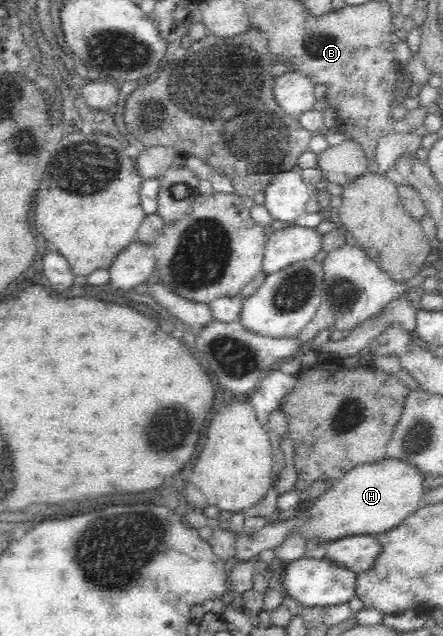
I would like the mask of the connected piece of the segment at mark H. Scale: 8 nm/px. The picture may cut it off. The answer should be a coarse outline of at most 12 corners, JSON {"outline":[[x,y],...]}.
{"outline":[[402,460],[354,466],[295,513],[235,536],[235,556],[298,535],[382,535],[414,514],[424,476]]}

